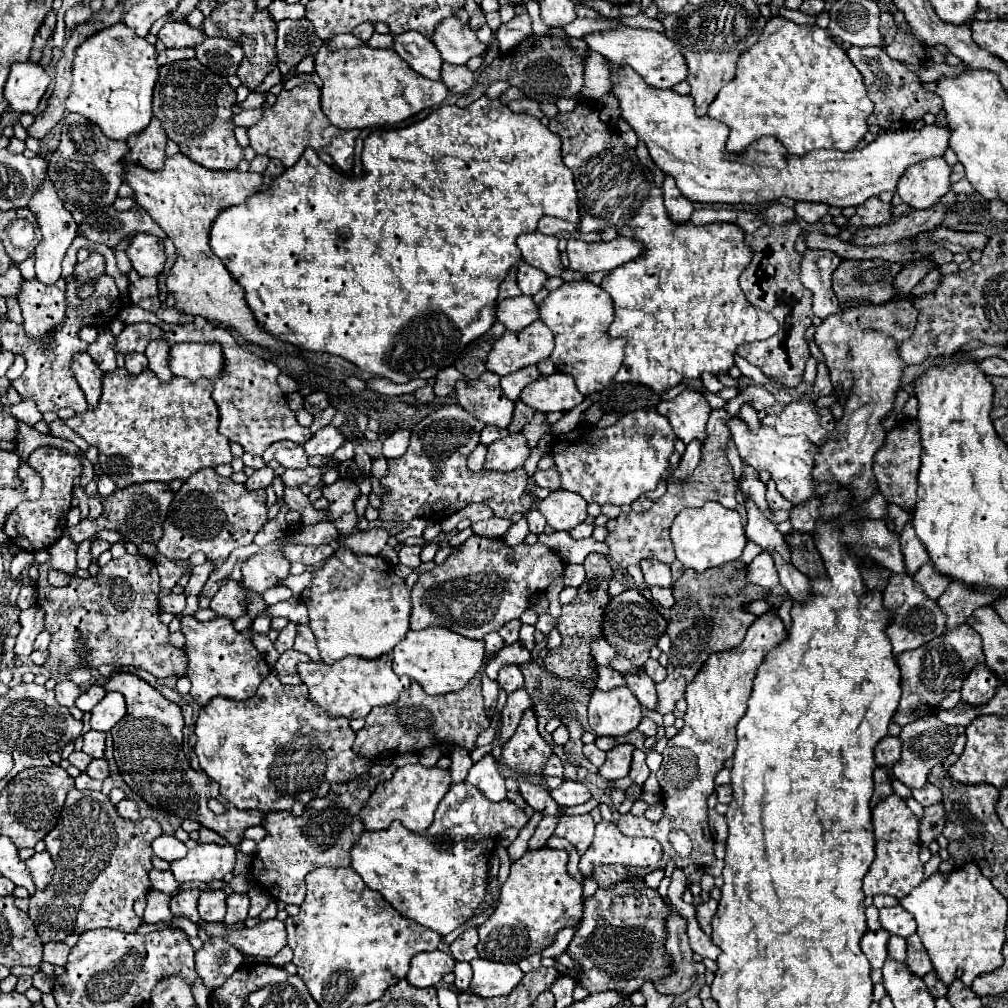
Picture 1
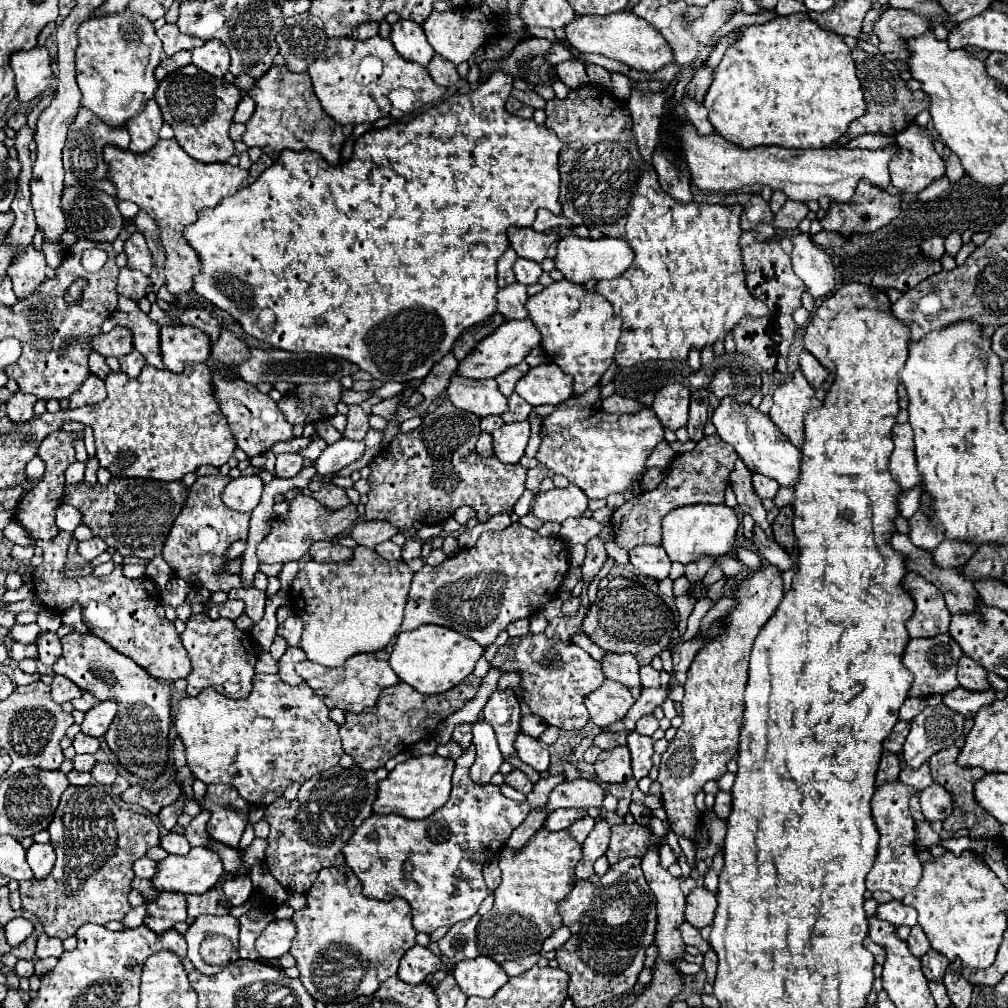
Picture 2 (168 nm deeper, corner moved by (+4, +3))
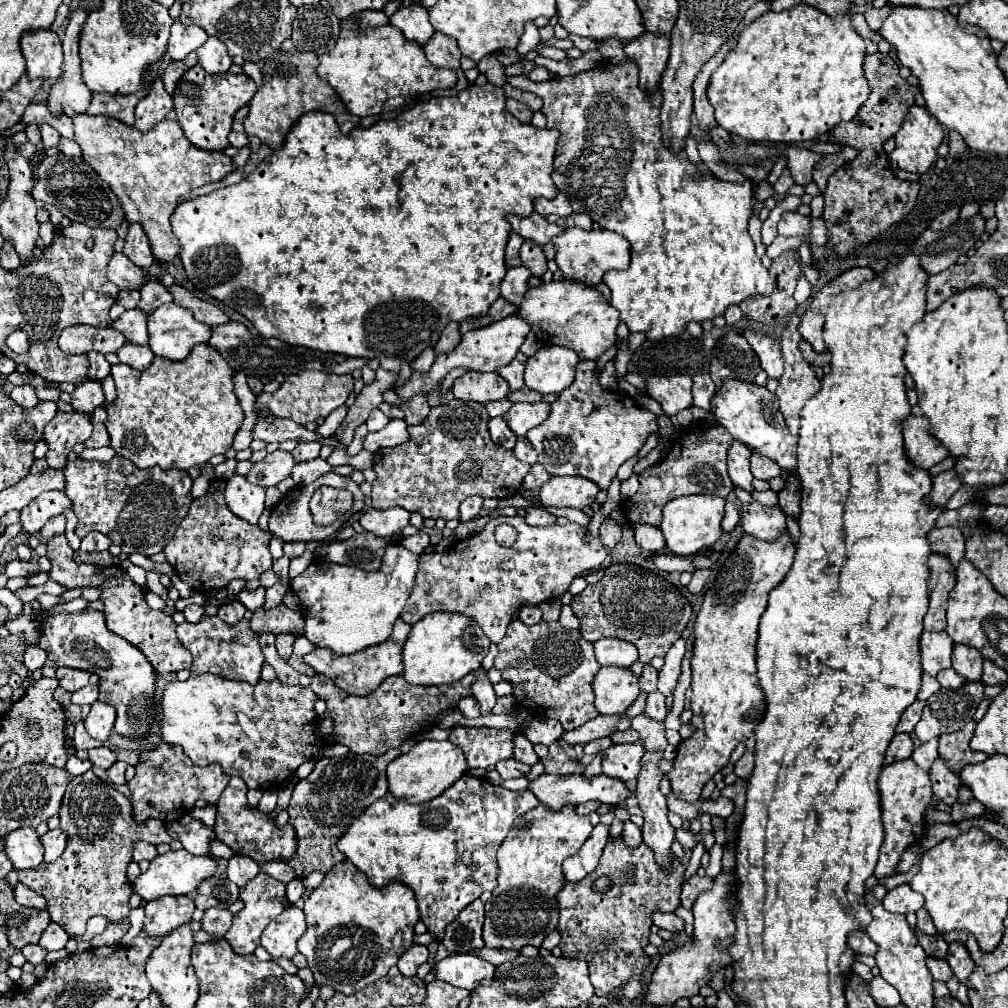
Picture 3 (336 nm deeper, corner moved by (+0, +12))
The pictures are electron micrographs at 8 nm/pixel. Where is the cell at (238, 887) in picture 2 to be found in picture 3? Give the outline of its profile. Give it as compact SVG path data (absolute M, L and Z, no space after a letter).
M235 854L227 864L227 876L231 882L235 882L239 888L243 888L249 880L253 880L259 874L259 864L243 854Z

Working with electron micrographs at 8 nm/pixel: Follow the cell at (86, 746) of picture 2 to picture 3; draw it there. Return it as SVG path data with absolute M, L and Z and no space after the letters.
M79 722L79 724L75 724L73 746L75 746L77 750L91 750L91 748L97 748L97 746L101 746L101 742L99 742L99 740L95 740L95 738L91 738L91 736L87 734L87 730L85 730L83 722Z

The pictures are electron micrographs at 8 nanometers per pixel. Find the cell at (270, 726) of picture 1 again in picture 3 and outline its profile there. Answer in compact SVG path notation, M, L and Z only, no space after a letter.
M201 674L191 676L185 682L169 682L165 686L161 706L161 738L163 742L177 744L197 766L221 764L223 774L239 776L251 790L277 790L283 782L287 782L295 770L309 760L319 760L325 756L325 750L337 744L335 732L321 732L315 712L317 696L313 690L305 686L285 686L277 678L271 682L259 680L259 684L251 686L245 682L227 680L221 676Z

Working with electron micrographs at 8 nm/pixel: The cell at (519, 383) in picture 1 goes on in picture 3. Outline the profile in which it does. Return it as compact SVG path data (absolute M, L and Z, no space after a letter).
M519 352L511 364L503 366L497 370L499 376L503 376L507 382L509 382L509 388L511 390L519 390L523 386L523 370L525 370L525 362L527 362L527 356L523 352Z

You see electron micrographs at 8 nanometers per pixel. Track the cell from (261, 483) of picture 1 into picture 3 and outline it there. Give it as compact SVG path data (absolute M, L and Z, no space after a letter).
M233 474L225 486L225 502L235 516L257 526L259 516L265 510L265 488L247 482L247 476Z

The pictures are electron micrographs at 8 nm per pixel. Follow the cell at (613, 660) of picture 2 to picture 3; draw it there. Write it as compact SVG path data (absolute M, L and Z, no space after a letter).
M601 638L595 644L595 656L601 666L621 666L631 668L639 660L637 648L629 642L617 640L617 638Z

